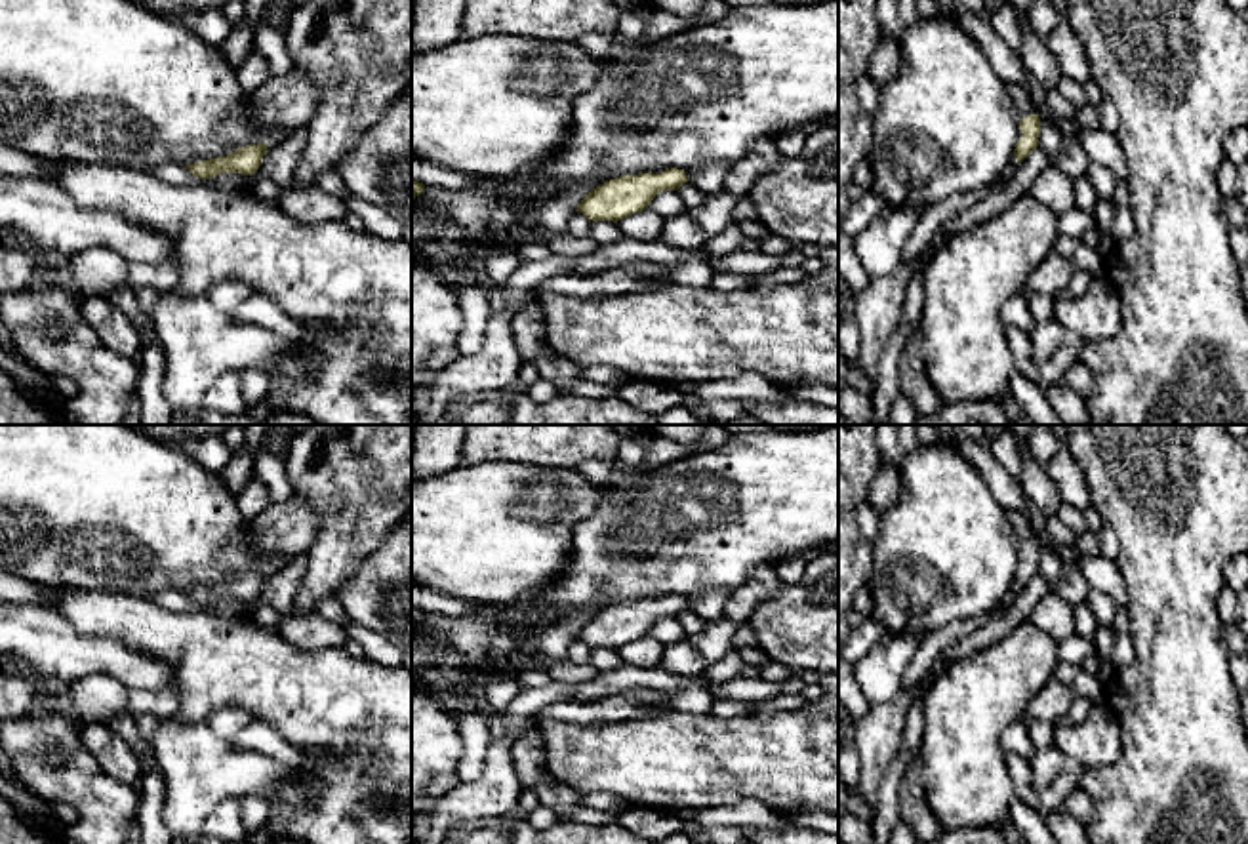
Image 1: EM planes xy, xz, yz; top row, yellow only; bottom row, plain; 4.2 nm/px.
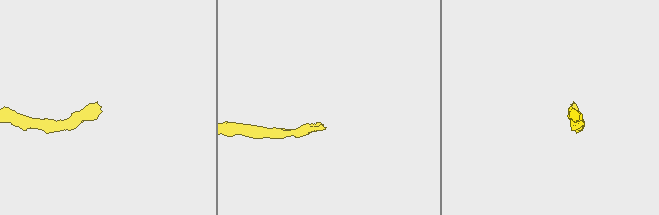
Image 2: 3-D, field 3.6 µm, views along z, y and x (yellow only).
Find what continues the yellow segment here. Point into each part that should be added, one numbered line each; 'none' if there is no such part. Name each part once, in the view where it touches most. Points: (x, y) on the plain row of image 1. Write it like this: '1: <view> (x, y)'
1: yz (1024, 532)

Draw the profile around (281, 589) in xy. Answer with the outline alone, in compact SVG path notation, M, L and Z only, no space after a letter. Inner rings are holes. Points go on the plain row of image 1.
M307 553L295 554L282 570L274 572L261 587L259 600L274 606L293 606L309 564Z

